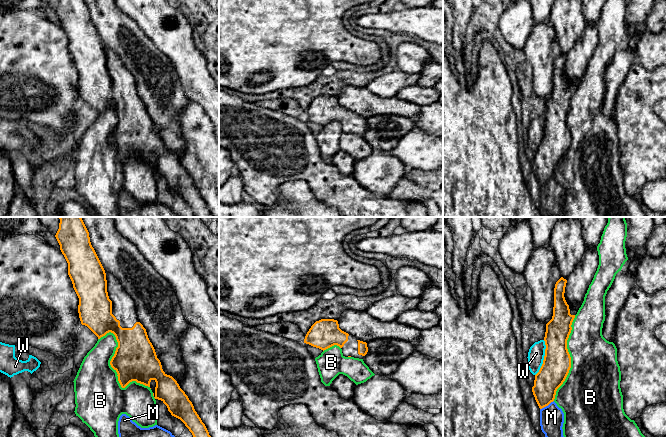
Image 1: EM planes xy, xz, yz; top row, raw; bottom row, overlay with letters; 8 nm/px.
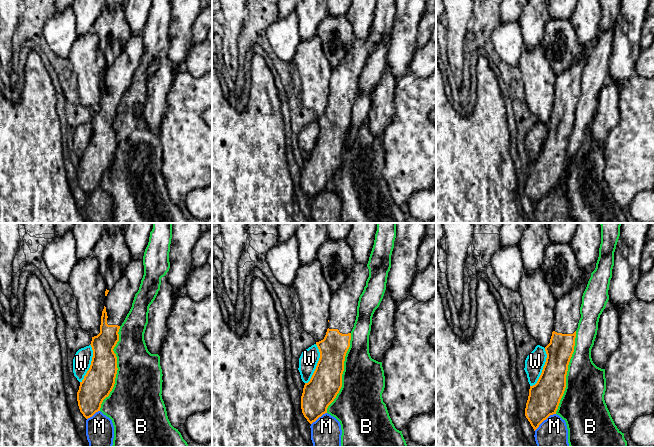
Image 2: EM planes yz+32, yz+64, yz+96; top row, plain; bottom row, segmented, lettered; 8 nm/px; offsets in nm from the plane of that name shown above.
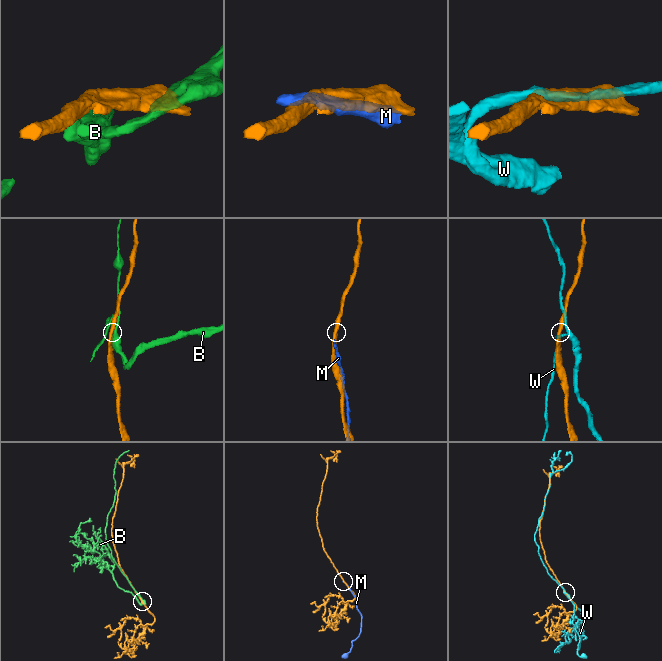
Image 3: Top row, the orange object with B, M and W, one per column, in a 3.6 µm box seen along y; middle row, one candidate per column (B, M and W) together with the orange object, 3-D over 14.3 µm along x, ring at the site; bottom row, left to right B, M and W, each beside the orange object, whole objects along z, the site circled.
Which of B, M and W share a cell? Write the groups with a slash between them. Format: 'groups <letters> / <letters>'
groups B / M / W

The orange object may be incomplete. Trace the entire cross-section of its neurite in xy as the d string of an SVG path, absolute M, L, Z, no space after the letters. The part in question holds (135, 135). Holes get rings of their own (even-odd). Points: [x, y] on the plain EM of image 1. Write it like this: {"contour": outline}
{"contour": "M59 0L55 13L68 39L68 51L79 74L78 89L81 100L87 102L98 115L109 108L116 113L118 123L110 141L117 148L121 163L125 164L132 157L150 163L150 158L154 156L156 158L154 174L161 176L171 191L185 200L196 217L213 217L188 172L177 157L163 147L146 105L139 98L134 76L119 56L104 46L91 21L85 0Z"}

